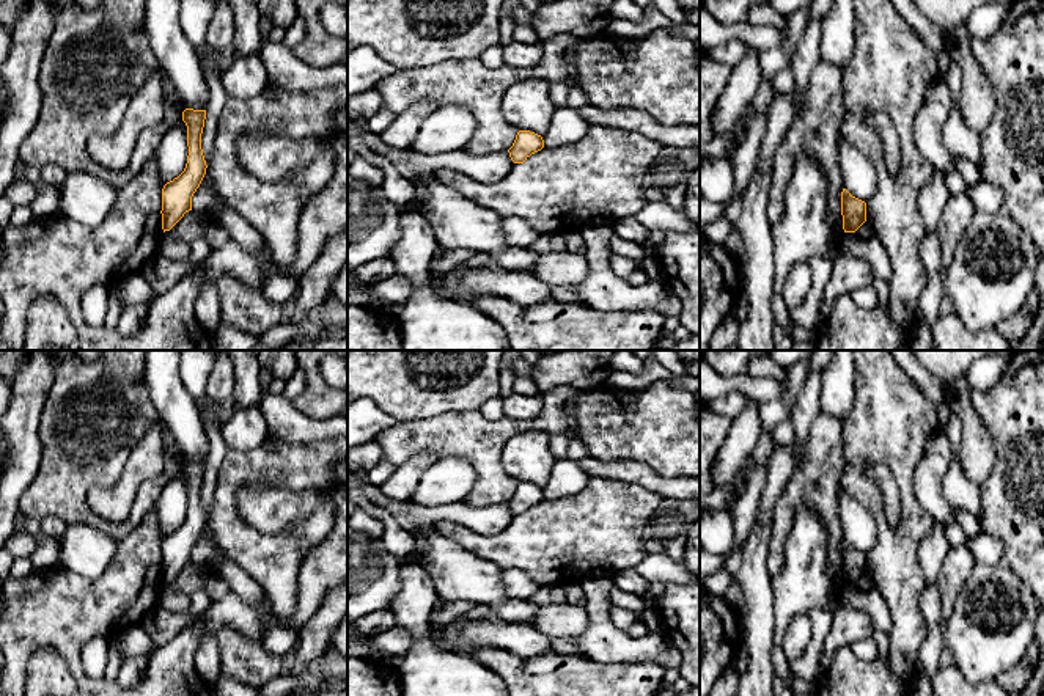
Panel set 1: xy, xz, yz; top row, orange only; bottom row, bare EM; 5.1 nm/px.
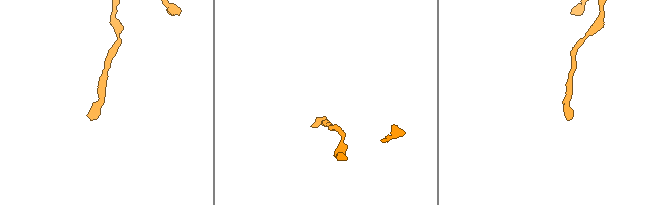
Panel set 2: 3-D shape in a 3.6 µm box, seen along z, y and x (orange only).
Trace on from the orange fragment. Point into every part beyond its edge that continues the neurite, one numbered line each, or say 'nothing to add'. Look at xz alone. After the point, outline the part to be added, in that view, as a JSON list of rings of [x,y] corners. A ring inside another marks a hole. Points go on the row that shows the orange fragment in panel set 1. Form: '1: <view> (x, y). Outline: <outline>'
nothing to add

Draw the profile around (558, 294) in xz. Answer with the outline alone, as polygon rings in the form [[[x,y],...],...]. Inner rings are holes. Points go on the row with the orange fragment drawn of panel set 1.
[[[552,286],[552,300],[555,302],[561,302],[561,303],[568,303],[568,302],[572,302],[572,303],[583,303],[583,299],[575,292],[575,291],[566,291],[563,288],[558,288],[558,286]]]

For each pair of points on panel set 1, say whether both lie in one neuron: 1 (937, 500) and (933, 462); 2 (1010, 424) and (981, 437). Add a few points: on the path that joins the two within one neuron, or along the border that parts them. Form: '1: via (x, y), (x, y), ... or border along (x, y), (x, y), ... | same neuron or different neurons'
1: via (933, 490), (933, 472) | same neuron
2: border along (970, 401), (991, 437), (991, 470) | different neurons

